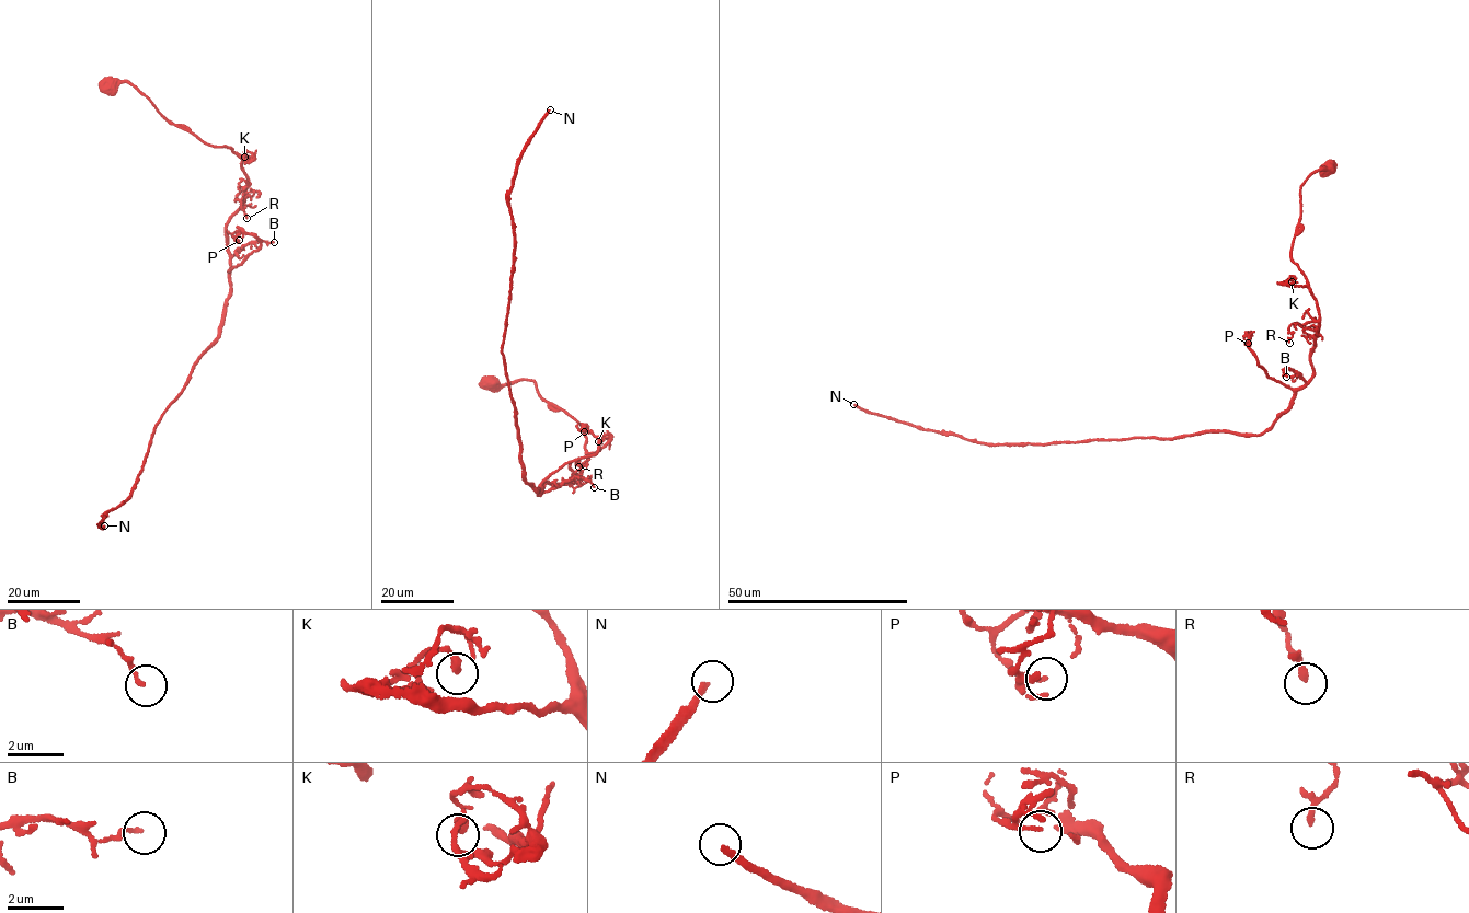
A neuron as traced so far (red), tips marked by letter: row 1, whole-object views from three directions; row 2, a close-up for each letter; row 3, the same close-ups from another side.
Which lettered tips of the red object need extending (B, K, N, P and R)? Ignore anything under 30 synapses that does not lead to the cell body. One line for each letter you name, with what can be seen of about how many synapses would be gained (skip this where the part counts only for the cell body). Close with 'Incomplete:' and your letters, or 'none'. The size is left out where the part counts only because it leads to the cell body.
N: Roughly 600 synapses
Incomplete: N

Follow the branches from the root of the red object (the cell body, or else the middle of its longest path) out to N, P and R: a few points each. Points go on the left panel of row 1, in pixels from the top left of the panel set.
N: (110, 87), (129, 82), (169, 122), (230, 148), (248, 188), (226, 224), (230, 287), (218, 336), (104, 526)
P: (110, 87), (133, 84), (169, 122), (241, 159), (228, 270), (260, 245), (239, 240)
R: (110, 87), (129, 82), (169, 122), (204, 142), (230, 148), (248, 177), (234, 200), (247, 218)

